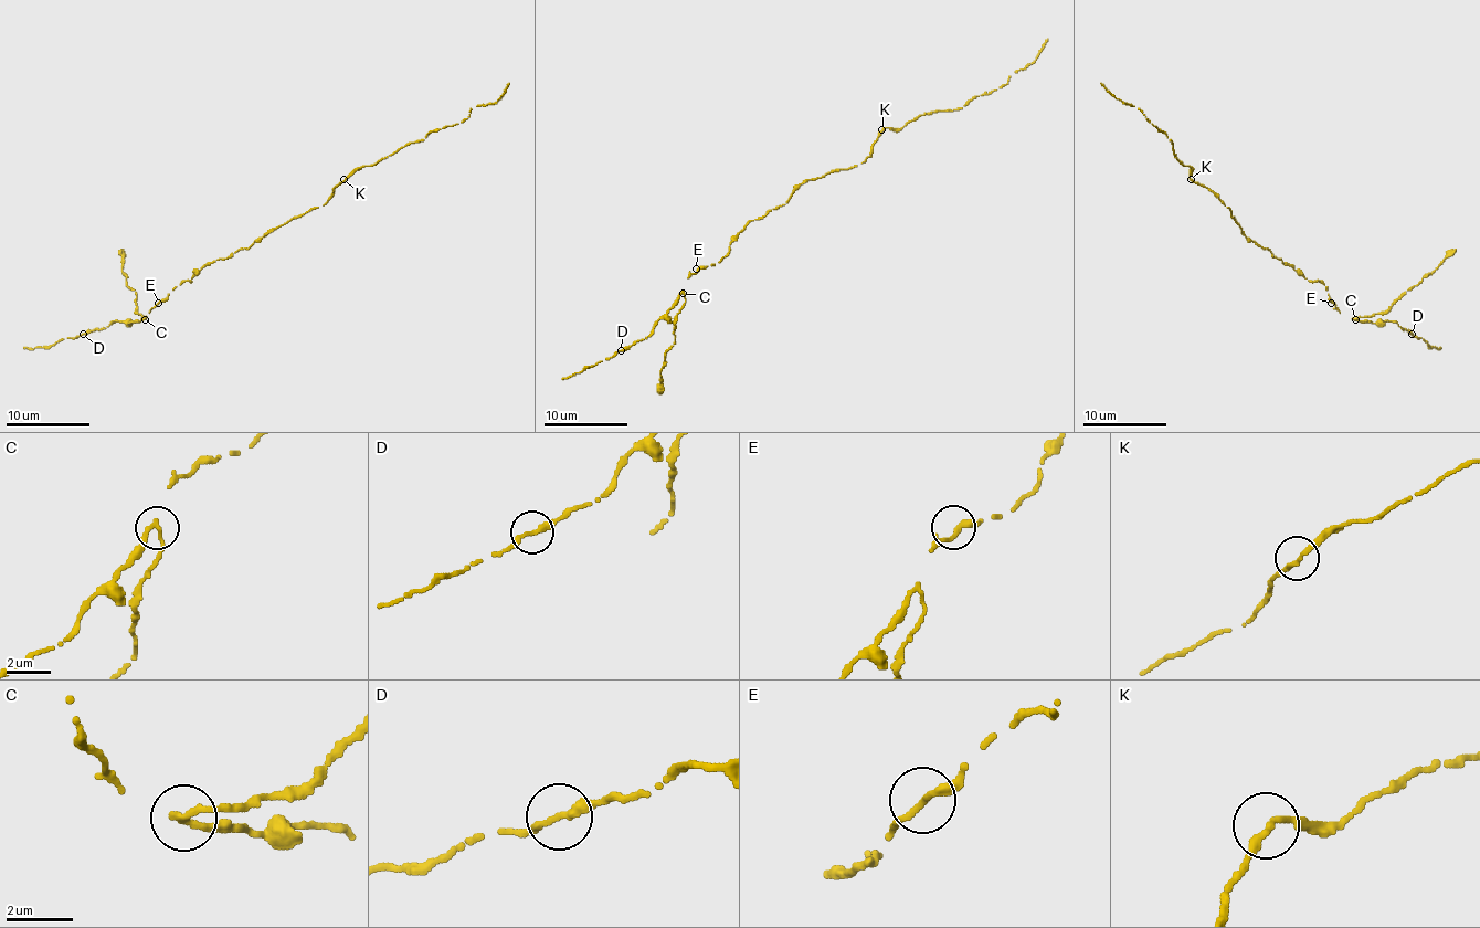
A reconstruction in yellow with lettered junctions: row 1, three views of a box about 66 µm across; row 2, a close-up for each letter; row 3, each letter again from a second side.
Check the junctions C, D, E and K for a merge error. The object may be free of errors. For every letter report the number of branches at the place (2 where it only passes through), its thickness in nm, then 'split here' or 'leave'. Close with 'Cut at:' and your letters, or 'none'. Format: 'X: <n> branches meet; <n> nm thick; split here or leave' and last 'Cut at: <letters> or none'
C: 2 branches meet; 200 nm thick; split here
D: 2 branches meet; 240 nm thick; leave
E: 2 branches meet; 240 nm thick; leave
K: 2 branches meet; 240 nm thick; leave
Cut at: C

